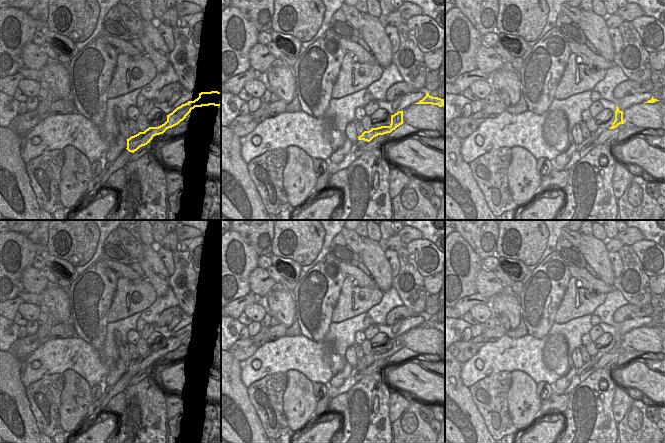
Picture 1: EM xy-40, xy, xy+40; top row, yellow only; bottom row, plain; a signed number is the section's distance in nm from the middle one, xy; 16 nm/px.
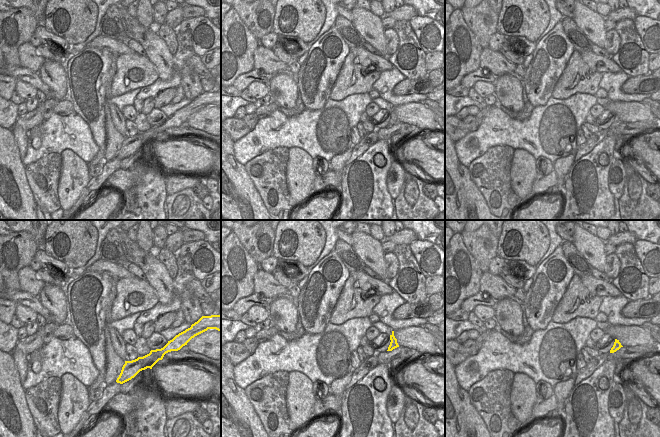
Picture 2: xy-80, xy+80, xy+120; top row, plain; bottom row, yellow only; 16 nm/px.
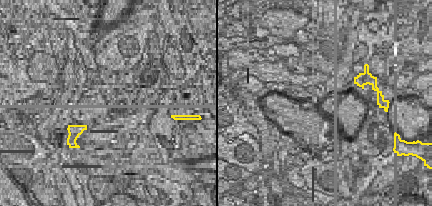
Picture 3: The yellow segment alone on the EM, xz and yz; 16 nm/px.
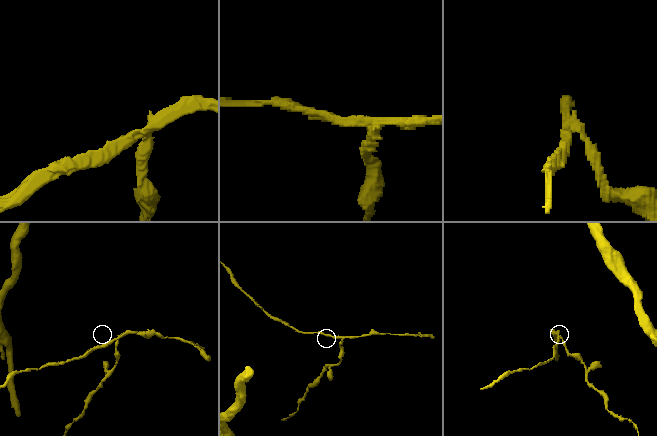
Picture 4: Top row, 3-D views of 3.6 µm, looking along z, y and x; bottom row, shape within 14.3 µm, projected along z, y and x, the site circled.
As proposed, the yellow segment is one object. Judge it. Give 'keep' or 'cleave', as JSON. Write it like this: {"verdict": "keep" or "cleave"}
{"verdict": "cleave"}

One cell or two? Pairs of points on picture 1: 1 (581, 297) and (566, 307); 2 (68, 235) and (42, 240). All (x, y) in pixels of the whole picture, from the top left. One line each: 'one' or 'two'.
1: one
2: two

